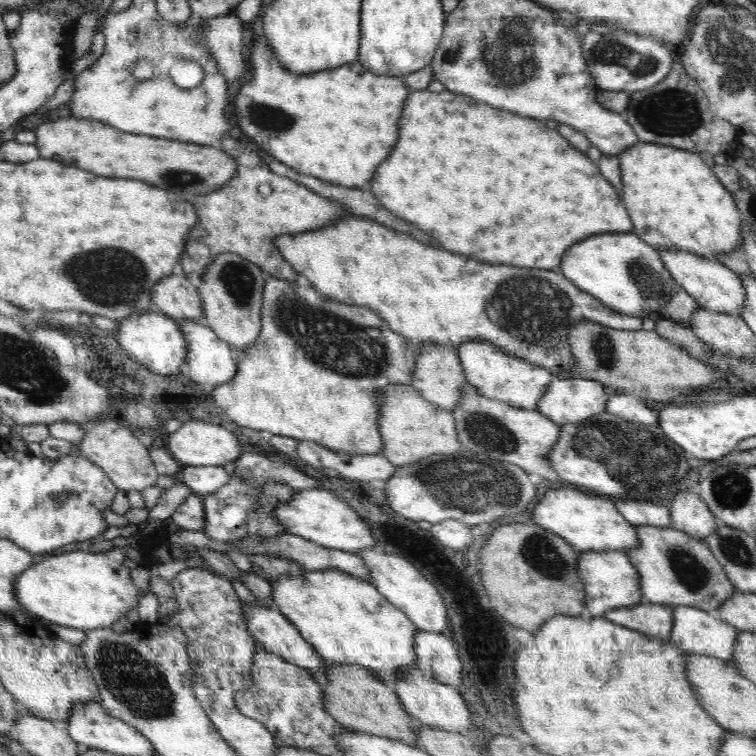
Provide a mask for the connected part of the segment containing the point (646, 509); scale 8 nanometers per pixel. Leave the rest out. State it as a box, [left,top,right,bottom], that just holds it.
[615,502,671,528]

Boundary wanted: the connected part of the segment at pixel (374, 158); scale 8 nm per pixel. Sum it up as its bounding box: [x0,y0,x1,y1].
[234,37,411,189]

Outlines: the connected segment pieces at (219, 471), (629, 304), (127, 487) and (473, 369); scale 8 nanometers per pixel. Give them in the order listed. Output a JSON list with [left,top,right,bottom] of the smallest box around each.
[[179,466,231,495],[560,232,678,320],[78,420,158,493],[457,341,555,410]]

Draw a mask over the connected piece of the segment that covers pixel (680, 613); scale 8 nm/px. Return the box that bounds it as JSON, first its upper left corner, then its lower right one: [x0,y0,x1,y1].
[668,607,740,662]

